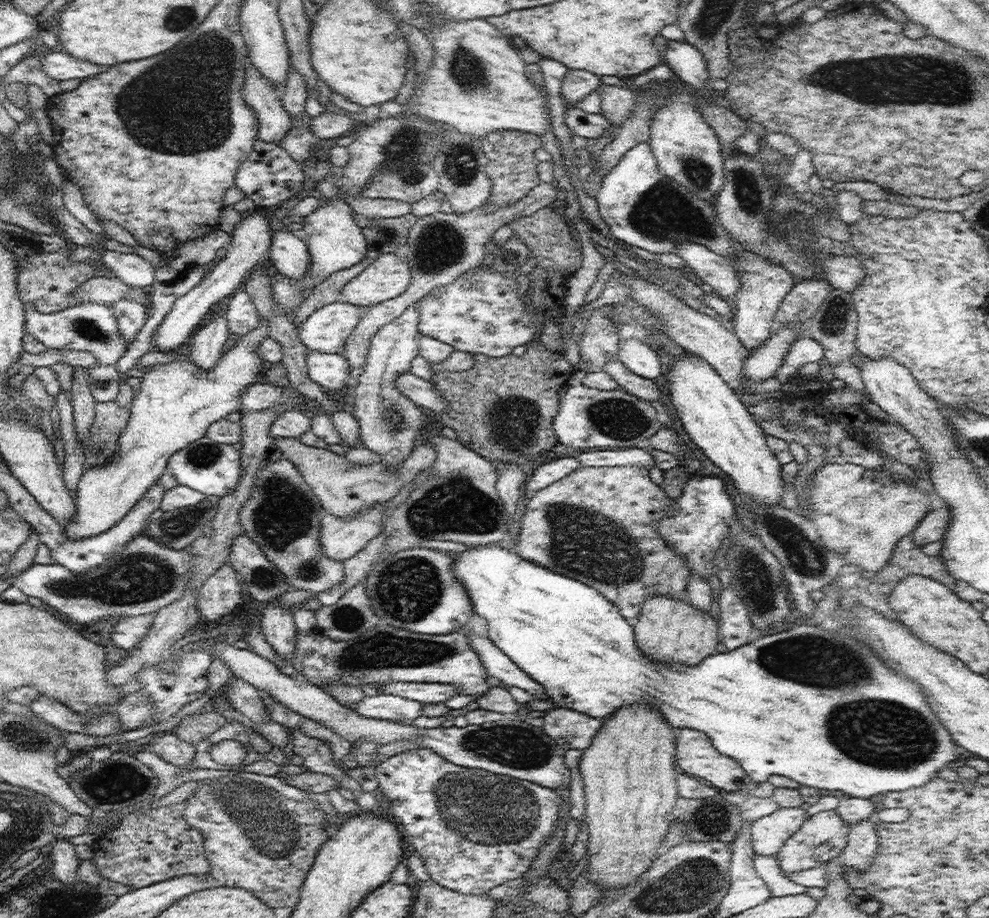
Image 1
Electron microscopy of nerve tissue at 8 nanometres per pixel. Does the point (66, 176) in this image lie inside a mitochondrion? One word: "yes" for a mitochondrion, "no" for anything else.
no

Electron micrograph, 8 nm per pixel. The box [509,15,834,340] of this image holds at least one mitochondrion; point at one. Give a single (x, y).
(661, 213)

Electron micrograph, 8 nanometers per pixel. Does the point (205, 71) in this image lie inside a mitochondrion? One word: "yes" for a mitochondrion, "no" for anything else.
yes

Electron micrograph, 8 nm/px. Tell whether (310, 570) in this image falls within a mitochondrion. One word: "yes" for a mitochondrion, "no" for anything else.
yes

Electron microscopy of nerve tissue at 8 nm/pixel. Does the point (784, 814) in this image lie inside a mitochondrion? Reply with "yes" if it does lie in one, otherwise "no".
no

